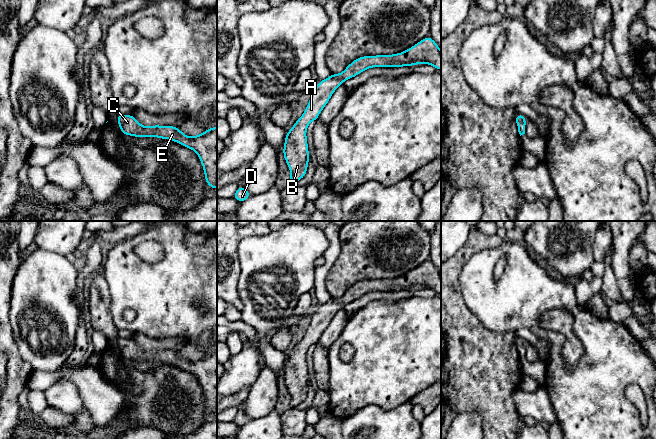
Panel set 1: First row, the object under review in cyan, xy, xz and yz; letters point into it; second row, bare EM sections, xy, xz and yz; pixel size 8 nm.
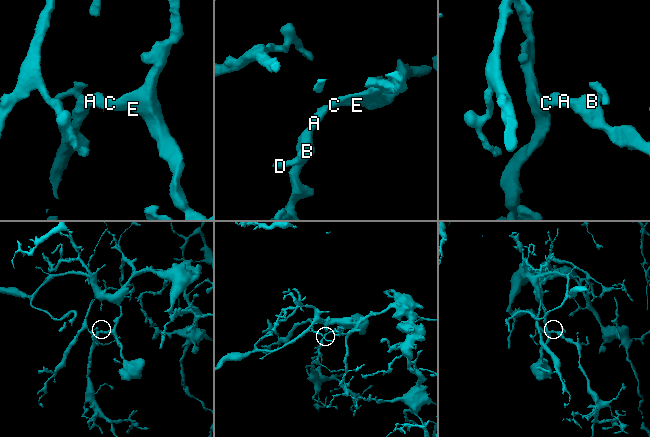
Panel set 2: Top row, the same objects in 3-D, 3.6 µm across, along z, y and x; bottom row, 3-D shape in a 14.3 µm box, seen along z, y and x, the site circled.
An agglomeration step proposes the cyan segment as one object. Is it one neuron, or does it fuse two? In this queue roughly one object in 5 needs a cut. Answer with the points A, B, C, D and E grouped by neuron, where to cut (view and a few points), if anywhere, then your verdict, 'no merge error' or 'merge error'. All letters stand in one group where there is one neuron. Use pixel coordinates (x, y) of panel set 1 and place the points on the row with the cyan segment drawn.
groups A B C D E; cut none; no merge error

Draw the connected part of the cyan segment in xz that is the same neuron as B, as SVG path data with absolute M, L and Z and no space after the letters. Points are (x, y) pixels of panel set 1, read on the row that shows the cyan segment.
M430 36L425 37L408 50L398 54L359 57L350 63L342 73L331 74L327 79L318 81L317 87L311 92L311 98L306 106L304 114L295 122L292 129L286 132L283 155L291 171L289 179L290 185L296 184L307 173L307 166L310 159L306 137L308 124L312 121L317 121L320 112L326 106L334 91L343 84L345 80L356 77L358 74L371 67L398 68L402 66L413 66L416 64L430 64L434 66L436 70L441 70L441 51L439 46Z

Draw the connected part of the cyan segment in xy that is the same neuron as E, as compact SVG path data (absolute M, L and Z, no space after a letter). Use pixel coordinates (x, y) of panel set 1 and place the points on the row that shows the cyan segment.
M119 114L116 121L120 126L122 135L169 139L195 151L202 163L206 183L210 188L217 189L217 127L210 127L202 134L191 138L184 135L176 126L153 125L144 127L132 114Z

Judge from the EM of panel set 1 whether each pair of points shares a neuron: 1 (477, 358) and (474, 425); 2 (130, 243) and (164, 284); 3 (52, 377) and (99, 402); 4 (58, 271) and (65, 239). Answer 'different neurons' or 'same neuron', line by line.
1: different neurons
2: same neuron
3: same neuron
4: different neurons

